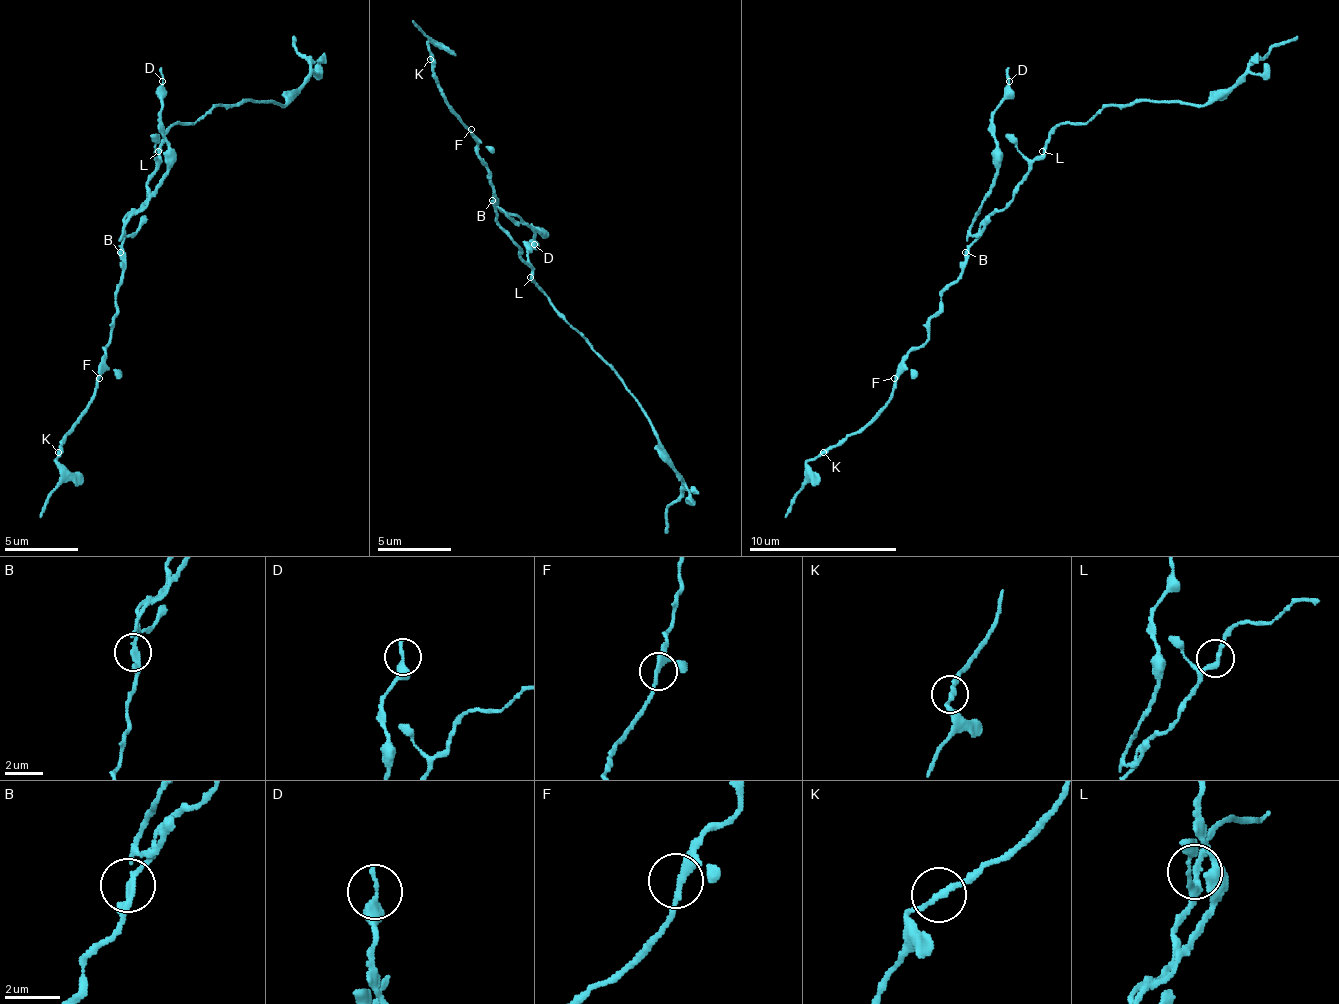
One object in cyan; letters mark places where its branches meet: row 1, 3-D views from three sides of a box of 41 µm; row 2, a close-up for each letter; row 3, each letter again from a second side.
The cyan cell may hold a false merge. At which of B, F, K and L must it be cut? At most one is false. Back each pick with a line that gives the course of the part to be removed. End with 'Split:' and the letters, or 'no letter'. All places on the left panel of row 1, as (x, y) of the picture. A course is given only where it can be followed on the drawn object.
B: Course of the part to remove: (121, 251), (121, 229), (165, 170), (169, 140), (162, 110), (162, 66)
Split: B

